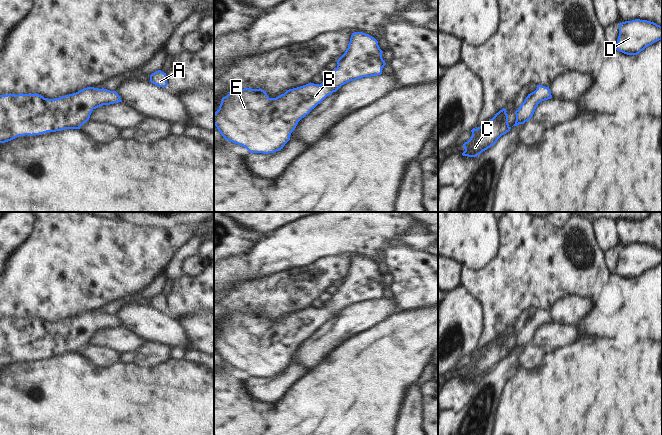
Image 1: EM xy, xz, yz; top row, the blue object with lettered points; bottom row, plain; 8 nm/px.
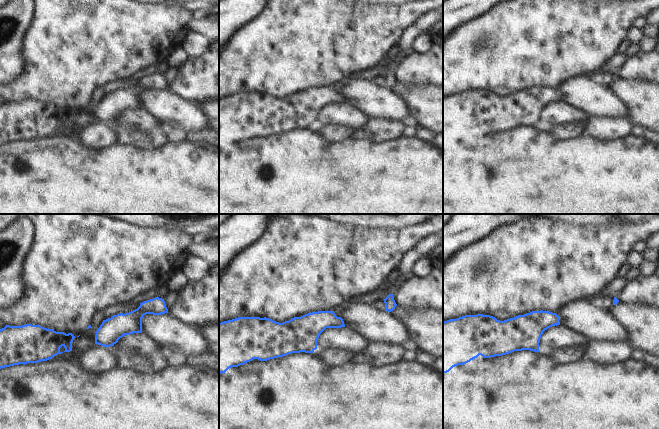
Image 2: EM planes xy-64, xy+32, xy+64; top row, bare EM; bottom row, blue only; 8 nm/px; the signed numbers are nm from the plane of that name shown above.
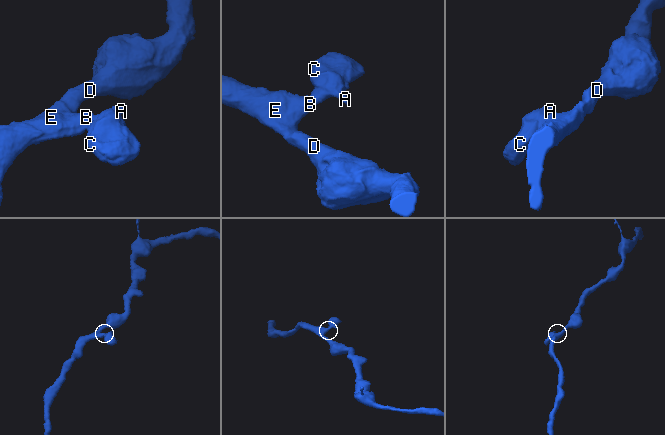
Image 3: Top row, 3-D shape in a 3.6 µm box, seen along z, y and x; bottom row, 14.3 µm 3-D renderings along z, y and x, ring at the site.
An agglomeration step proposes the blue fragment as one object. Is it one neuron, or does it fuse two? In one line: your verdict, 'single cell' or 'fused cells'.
single cell

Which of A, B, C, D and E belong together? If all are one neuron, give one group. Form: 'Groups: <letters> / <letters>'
Groups: A B C D E.

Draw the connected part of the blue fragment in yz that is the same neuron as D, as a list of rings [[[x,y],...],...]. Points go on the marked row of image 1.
[[[640,19],[625,21],[619,24],[619,36],[614,49],[627,55],[637,55],[661,39],[662,26]]]

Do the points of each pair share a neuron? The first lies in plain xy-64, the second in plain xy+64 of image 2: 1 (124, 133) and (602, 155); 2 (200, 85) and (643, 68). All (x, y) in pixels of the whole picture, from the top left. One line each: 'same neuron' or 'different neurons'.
1: different neurons
2: same neuron

